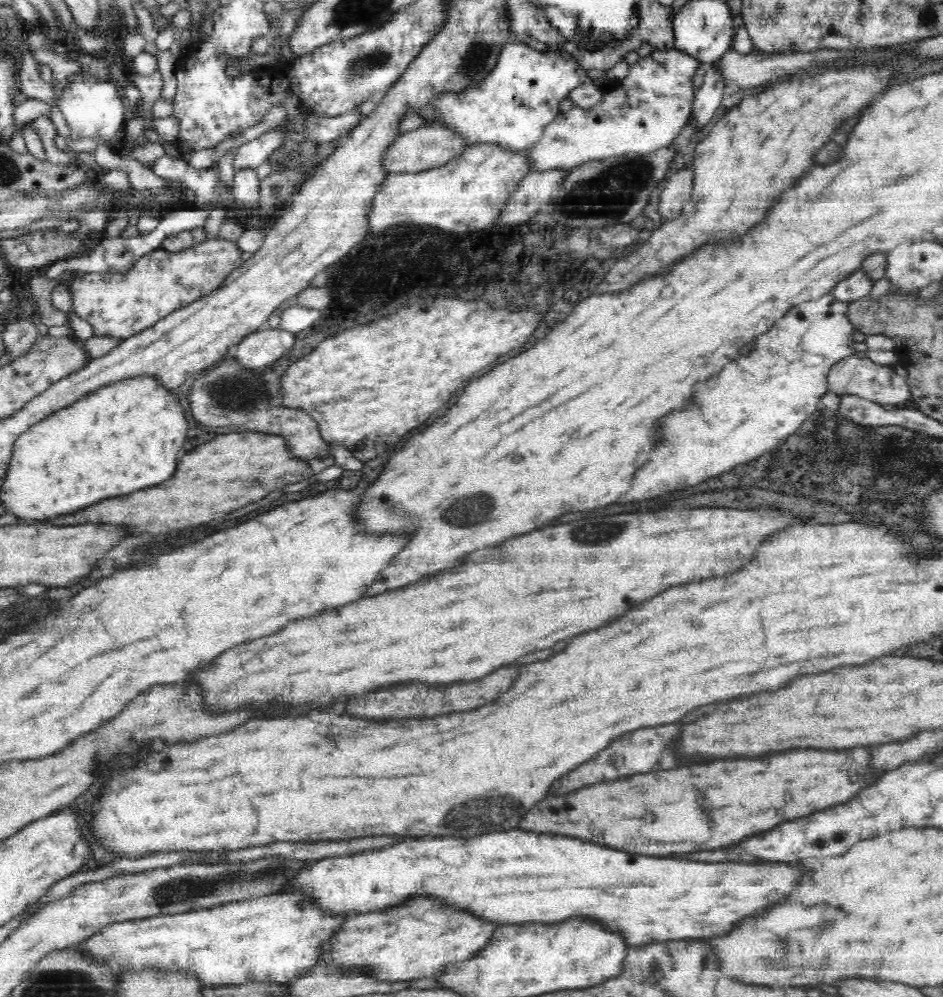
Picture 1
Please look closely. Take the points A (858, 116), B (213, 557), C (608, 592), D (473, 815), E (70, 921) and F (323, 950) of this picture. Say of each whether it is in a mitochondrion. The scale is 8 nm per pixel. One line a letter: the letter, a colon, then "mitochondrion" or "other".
A: other
B: other
C: other
D: mitochondrion
E: other
F: other

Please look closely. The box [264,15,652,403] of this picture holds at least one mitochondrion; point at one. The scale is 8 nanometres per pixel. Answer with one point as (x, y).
(479, 55)

